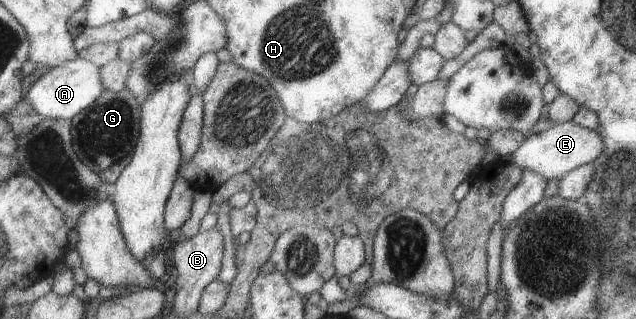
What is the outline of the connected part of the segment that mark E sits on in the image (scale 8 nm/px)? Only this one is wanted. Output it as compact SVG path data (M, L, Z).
M570 120L555 124L553 127L547 125L538 127L535 132L527 134L524 141L518 145L518 149L505 160L521 171L538 173L547 182L550 179L558 179L581 165L592 163L602 153L602 149L604 149L604 143L598 131L584 129Z

